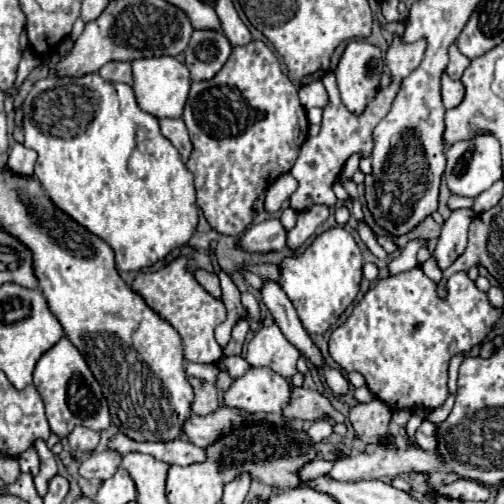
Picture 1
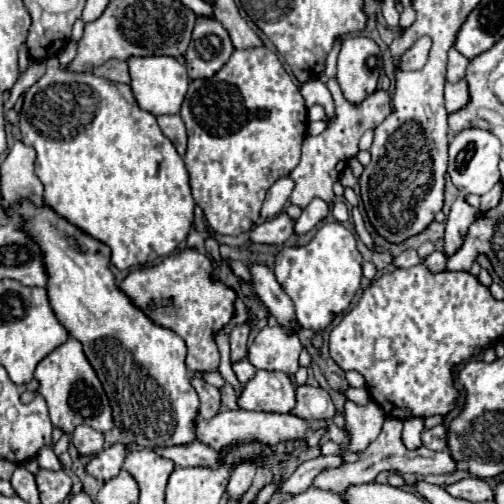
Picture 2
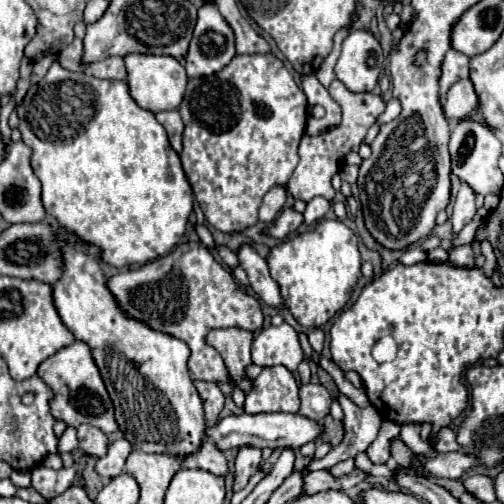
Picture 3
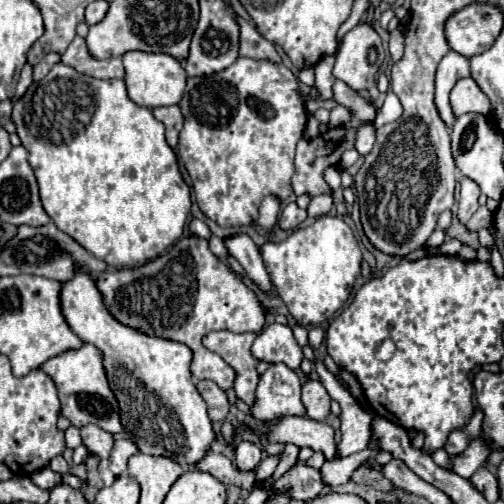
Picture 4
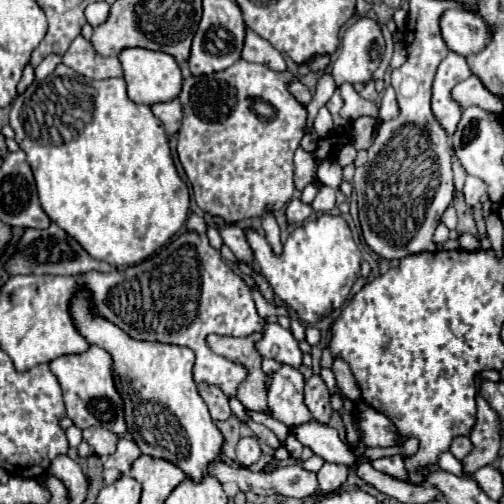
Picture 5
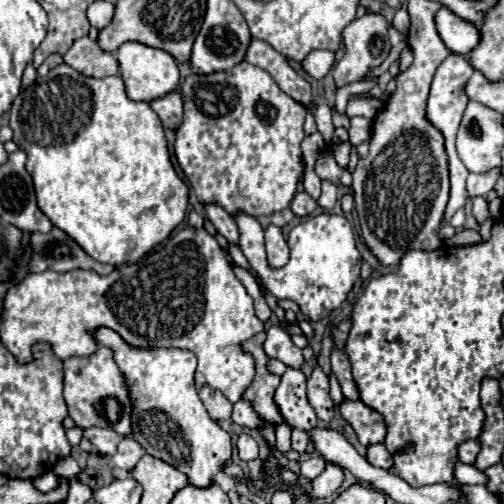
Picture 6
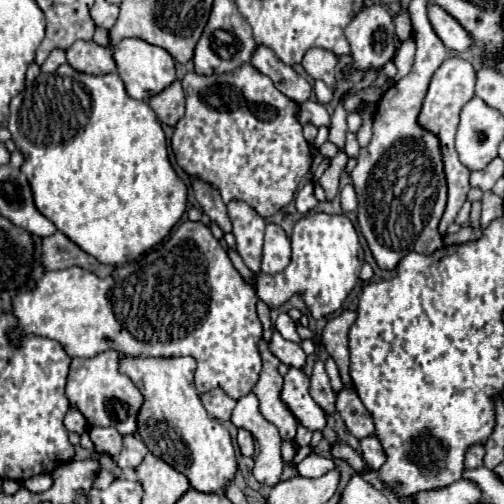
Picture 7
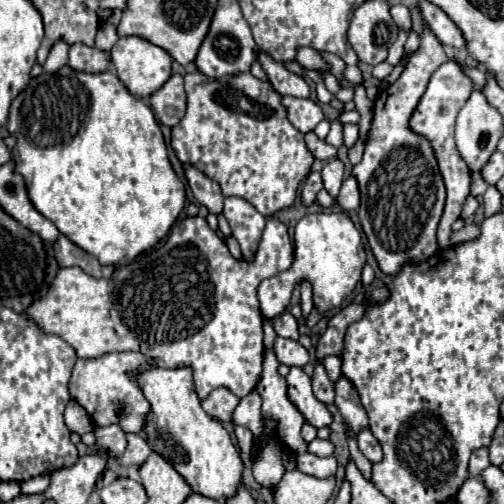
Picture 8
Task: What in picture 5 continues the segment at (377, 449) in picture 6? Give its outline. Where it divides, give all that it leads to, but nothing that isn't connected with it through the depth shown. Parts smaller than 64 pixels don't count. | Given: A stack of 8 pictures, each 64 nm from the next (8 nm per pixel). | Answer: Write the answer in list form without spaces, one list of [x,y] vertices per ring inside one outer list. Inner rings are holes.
[[[394,456],[394,458],[380,458],[380,460],[372,460],[372,466],[396,480],[408,482],[408,470],[404,468],[404,458],[402,456]]]

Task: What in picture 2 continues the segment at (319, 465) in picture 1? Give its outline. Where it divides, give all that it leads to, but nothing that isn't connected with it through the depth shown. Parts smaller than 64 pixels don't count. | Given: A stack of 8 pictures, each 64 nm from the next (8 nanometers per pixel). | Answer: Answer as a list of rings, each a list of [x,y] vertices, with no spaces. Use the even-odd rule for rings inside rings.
[[[318,456],[314,460],[308,460],[308,462],[300,464],[290,478],[284,480],[282,492],[286,492],[286,494],[300,494],[300,492],[304,492],[304,490],[308,490],[312,486],[312,480],[322,470],[336,468],[340,464],[342,464],[342,458],[340,456]]]

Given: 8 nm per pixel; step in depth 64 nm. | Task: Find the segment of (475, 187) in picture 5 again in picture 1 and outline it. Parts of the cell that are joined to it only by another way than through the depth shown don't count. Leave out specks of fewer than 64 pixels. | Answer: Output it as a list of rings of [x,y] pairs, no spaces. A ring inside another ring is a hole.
[[[470,208],[456,210],[442,224],[442,234],[432,252],[432,258],[436,260],[440,270],[446,270],[460,254],[464,254],[466,238],[468,238],[468,224],[470,224],[472,216],[474,216],[474,212]]]

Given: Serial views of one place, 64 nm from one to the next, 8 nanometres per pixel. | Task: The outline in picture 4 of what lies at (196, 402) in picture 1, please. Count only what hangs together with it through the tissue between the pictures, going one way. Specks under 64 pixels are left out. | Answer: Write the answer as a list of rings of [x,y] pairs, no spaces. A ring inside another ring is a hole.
[[[198,380],[196,388],[200,392],[200,396],[204,398],[206,406],[208,406],[208,416],[212,422],[222,422],[226,420],[228,414],[228,398],[224,394],[222,388],[218,388],[218,384],[212,384],[210,380]]]

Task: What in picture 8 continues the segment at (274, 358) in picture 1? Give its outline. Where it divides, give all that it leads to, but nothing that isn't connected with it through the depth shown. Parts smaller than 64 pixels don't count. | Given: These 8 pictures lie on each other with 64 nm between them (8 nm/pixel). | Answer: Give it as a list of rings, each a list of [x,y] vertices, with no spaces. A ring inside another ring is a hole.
[[[276,336],[274,352],[276,352],[280,364],[300,366],[300,368],[304,364],[308,364],[308,352],[306,352],[306,348],[300,342],[296,342],[296,340],[288,340],[288,338]]]

